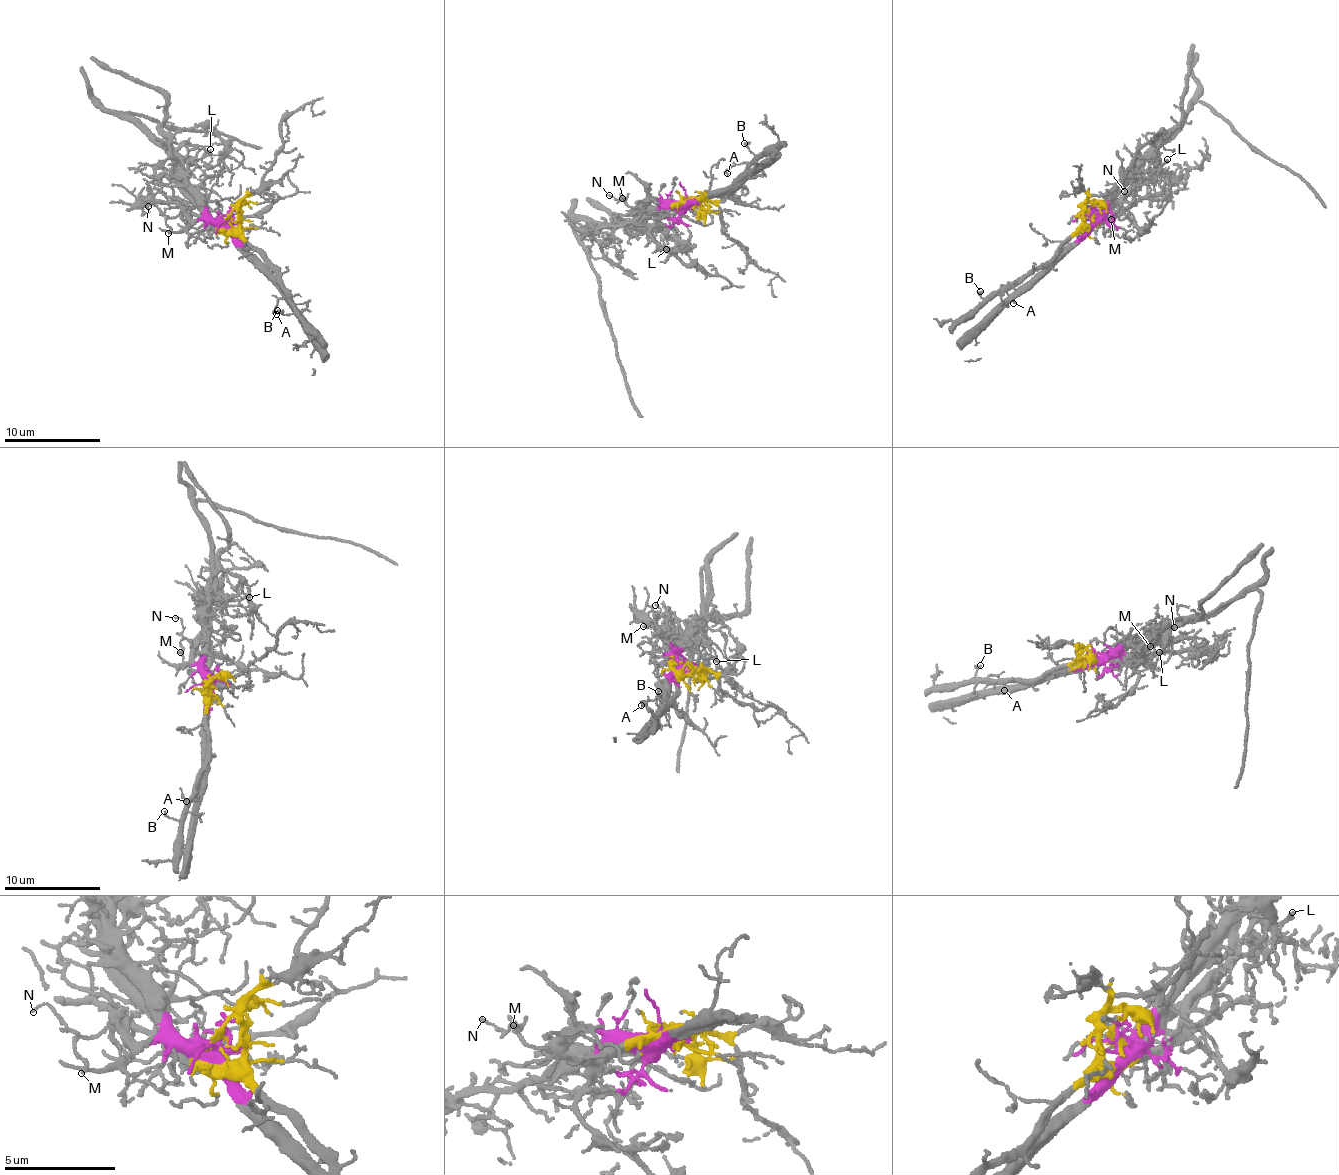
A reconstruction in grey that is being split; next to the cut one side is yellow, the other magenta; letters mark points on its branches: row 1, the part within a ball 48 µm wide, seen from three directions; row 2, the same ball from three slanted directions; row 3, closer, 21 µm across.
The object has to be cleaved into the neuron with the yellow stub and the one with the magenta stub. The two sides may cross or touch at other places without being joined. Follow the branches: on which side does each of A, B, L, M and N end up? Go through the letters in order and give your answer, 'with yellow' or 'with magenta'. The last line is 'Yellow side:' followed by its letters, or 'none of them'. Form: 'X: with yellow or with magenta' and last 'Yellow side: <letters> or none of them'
A: with yellow
B: with yellow
L: with magenta
M: with magenta
N: with magenta
Yellow side: A, B

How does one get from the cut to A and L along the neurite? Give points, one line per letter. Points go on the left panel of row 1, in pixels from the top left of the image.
A: (229, 216), (251, 246), (268, 257), (286, 298), (277, 304), (277, 314)
L: (229, 216), (227, 220), (211, 218), (200, 205), (183, 172), (182, 161), (198, 159), (211, 149)

